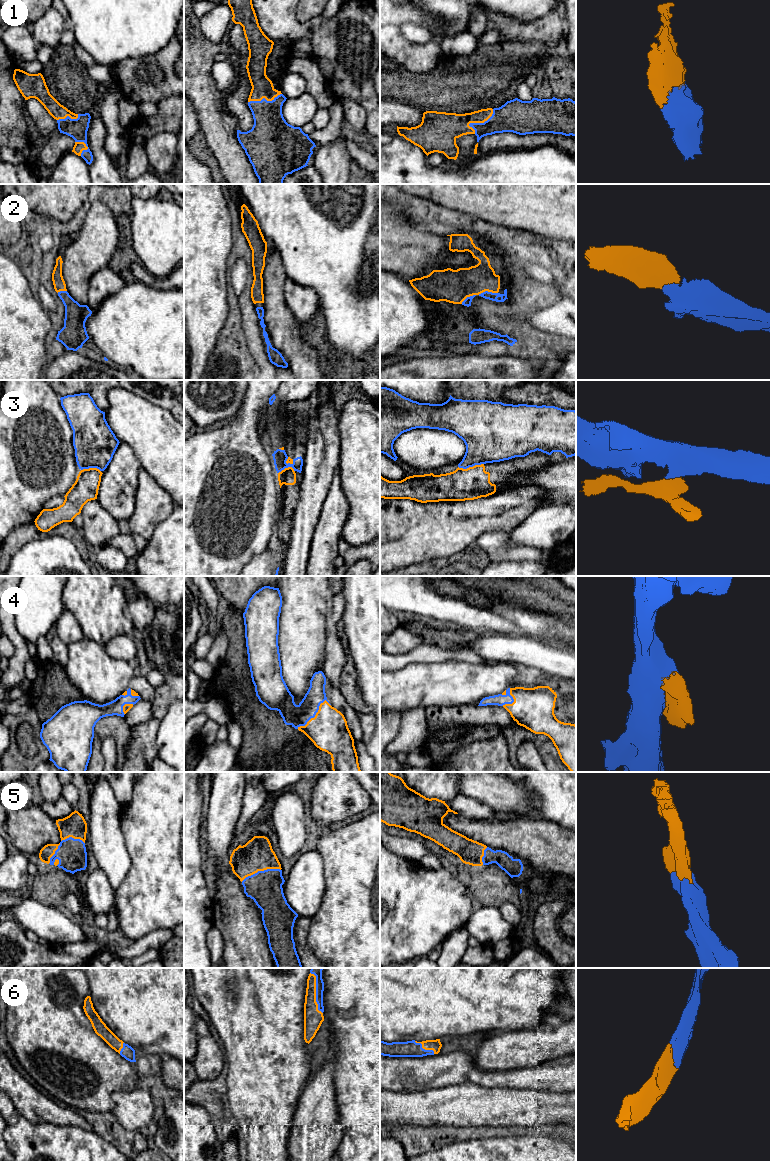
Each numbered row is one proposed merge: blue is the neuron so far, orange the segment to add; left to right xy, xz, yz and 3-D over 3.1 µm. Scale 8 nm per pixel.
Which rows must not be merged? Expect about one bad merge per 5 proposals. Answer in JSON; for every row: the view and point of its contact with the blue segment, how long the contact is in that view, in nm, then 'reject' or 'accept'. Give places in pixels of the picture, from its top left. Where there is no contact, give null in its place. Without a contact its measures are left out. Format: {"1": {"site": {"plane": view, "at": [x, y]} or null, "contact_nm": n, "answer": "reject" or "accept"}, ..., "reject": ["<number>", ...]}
{"1": {"site": {"plane": "yz", "at": [478, 123]}, "contact_nm": 260, "answer": "accept"}, "2": {"site": {"plane": "yz", "at": [487, 291]}, "contact_nm": 160, "answer": "accept"}, "3": {"site": {"plane": "yz", "at": [470, 466]}, "contact_nm": 220, "answer": "reject"}, "4": {"site": {"plane": "xz", "at": [315, 714]}, "contact_nm": 340, "answer": "accept"}, "5": {"site": {"plane": "xz", "at": [260, 871]}, "contact_nm": 340, "answer": "accept"}, "6": {"site": {"plane": "xz", "at": [316, 992]}, "contact_nm": 340, "answer": "accept"}, "reject": ["3"]}

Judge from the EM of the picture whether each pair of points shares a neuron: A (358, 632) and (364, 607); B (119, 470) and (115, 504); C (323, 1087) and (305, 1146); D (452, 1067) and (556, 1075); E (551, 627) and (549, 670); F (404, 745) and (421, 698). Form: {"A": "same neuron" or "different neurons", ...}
{"A": "same neuron", "B": "same neuron", "C": "same neuron", "D": "same neuron", "E": "different neurons", "F": "different neurons"}

